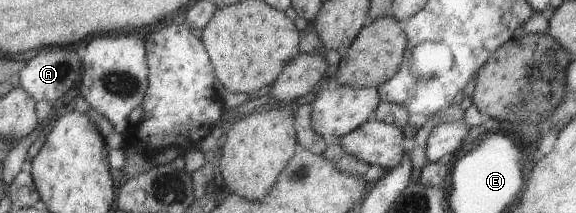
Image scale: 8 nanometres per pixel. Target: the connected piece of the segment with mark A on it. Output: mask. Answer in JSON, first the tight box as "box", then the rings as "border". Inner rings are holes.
{"box":[19,49,82,102],"border":[[[49,49],[26,60],[19,73],[20,87],[35,102],[56,102],[80,79],[82,63],[75,51]]]}

